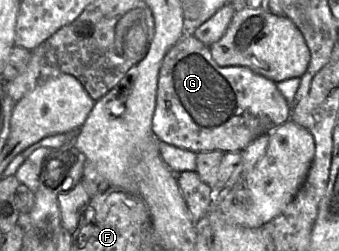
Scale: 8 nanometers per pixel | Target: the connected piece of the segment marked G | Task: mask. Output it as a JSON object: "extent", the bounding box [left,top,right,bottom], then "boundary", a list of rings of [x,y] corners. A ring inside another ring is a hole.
{"extent":[152,35,291,154],"boundary":[[[193,35],[183,36],[165,55],[160,67],[152,129],[159,141],[196,154],[207,151],[242,152],[254,139],[270,133],[291,120],[290,105],[276,84],[246,67],[221,67],[213,59],[209,46]]]}

